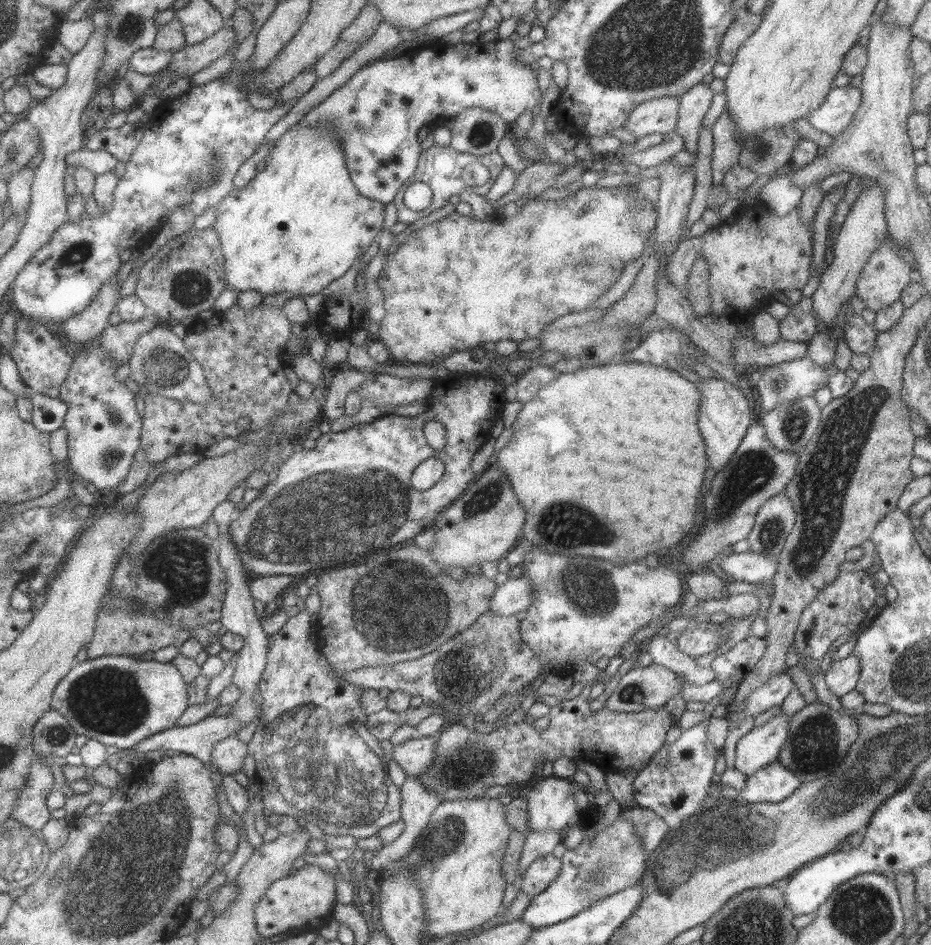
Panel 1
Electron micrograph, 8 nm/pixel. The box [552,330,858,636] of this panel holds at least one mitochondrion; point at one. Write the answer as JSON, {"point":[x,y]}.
{"point":[754,470]}

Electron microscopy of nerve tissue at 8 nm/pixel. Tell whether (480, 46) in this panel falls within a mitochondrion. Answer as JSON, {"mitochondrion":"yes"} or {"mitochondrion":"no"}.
{"mitochondrion":"no"}

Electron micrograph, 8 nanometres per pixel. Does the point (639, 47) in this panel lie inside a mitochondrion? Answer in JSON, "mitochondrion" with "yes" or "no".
{"mitochondrion":"yes"}

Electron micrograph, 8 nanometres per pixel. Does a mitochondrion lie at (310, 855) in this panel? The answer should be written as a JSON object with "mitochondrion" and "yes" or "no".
{"mitochondrion":"no"}

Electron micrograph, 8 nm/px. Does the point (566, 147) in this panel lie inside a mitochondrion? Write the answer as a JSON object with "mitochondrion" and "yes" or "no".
{"mitochondrion":"no"}

